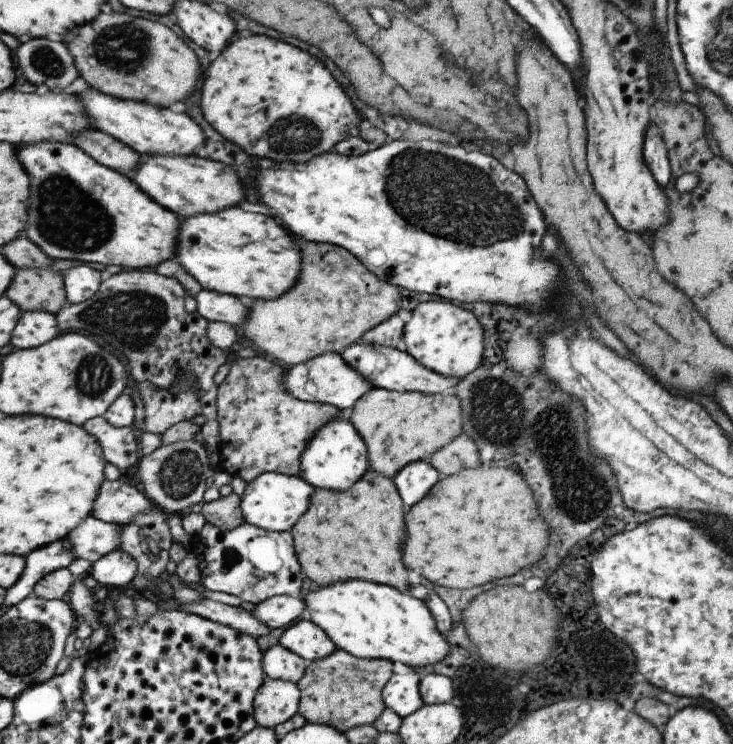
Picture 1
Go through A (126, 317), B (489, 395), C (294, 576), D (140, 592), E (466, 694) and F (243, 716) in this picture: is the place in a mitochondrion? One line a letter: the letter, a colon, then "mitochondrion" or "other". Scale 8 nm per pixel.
A: mitochondrion
B: mitochondrion
C: other
D: other
E: other
F: other

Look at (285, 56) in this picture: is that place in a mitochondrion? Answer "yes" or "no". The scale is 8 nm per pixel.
no

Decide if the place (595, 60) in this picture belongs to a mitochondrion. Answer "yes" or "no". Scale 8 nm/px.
no

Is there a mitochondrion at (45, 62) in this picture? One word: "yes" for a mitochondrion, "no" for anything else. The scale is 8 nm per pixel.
yes

